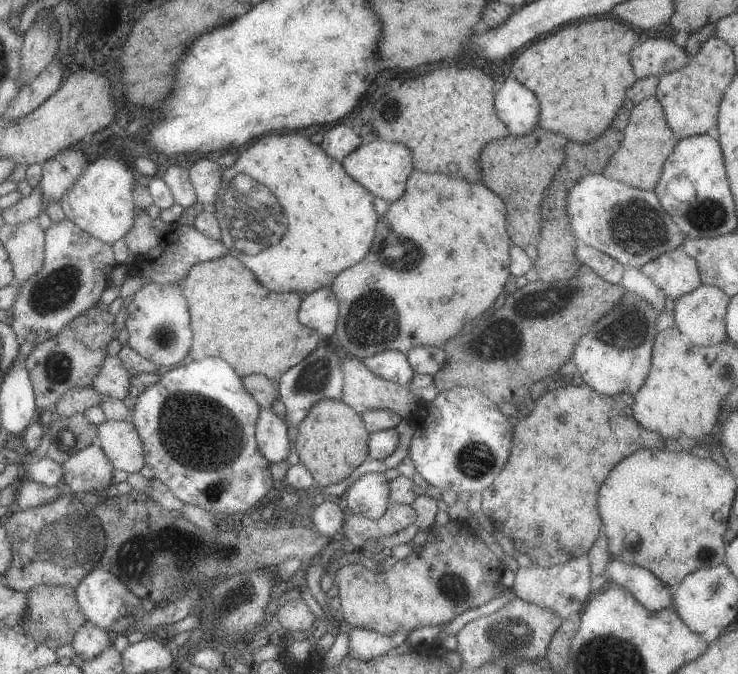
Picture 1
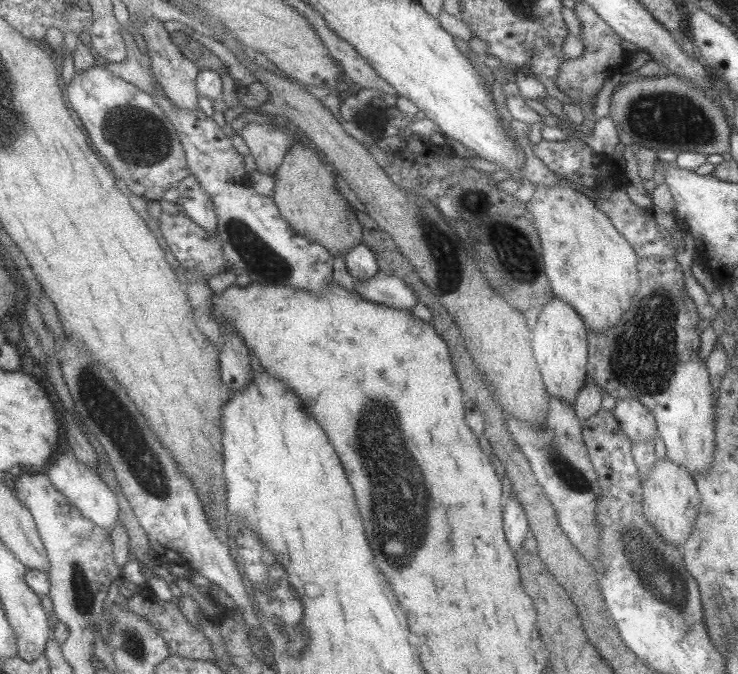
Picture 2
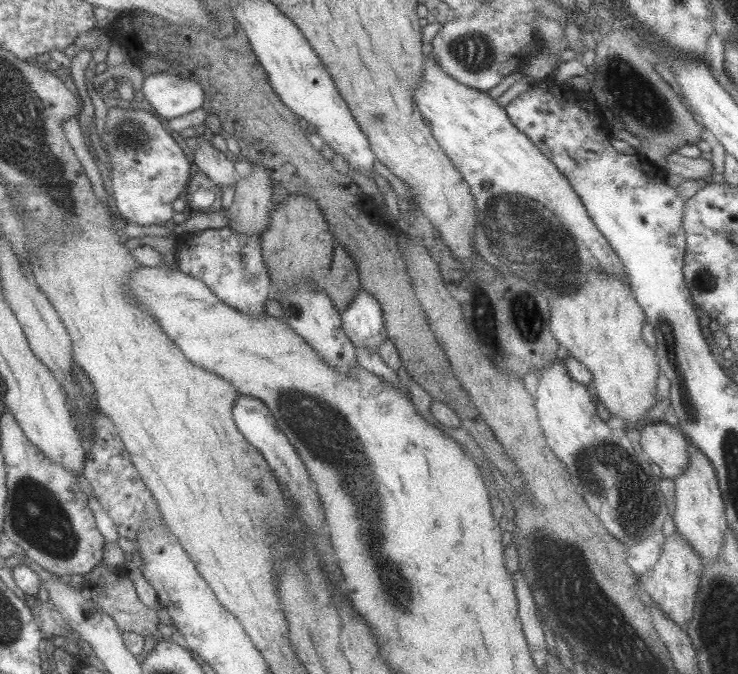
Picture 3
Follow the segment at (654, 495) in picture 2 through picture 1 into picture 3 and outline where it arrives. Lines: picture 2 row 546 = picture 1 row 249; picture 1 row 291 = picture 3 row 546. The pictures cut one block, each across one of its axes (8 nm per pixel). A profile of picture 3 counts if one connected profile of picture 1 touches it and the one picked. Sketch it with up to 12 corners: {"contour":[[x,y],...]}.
{"contour":[[680,533],[639,578],[677,626],[694,615],[700,555]]}

